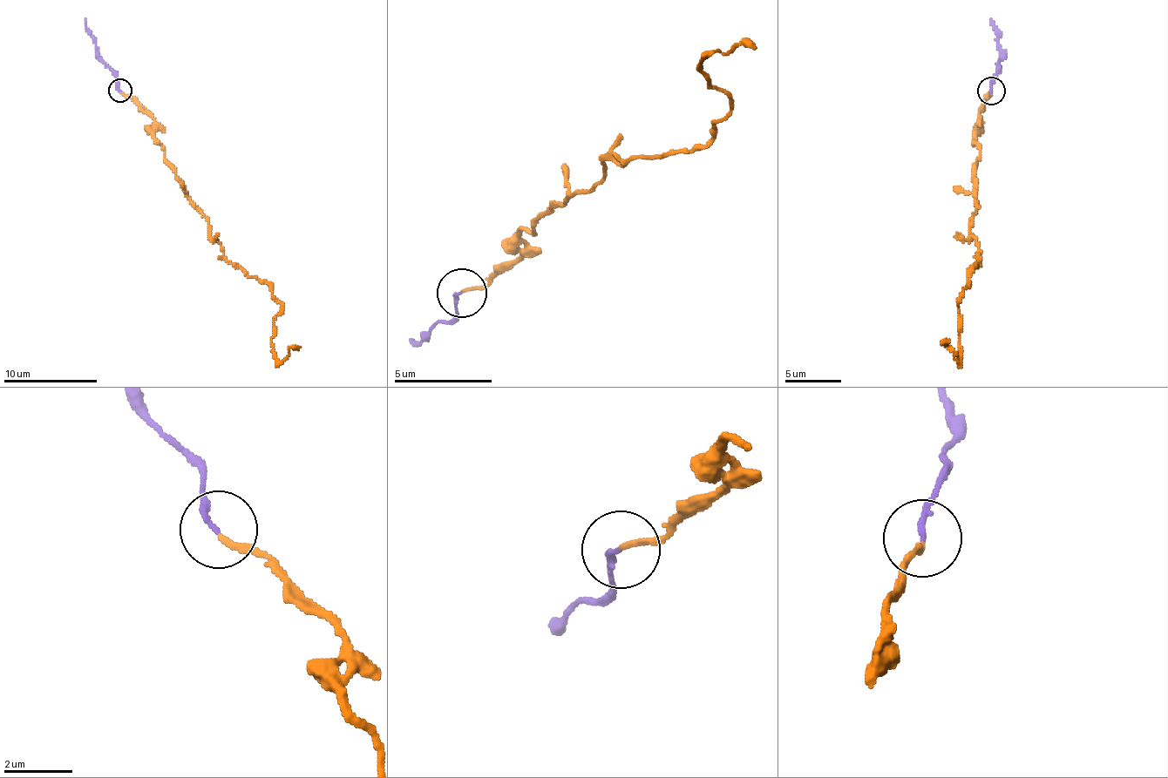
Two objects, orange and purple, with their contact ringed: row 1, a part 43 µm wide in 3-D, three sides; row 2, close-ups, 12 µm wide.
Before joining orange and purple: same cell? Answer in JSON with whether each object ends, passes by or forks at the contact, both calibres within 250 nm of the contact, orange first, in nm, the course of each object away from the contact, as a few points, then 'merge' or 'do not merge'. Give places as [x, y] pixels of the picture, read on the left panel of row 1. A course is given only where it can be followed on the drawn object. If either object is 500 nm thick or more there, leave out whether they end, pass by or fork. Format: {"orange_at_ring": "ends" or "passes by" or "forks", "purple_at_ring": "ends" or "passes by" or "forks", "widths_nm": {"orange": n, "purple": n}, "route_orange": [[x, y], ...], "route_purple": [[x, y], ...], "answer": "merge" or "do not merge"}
{"orange_at_ring": "ends", "purple_at_ring": "ends", "widths_nm": {"orange": 160, "purple": 150}, "route_orange": [[120, 91], [155, 120], [166, 164], [223, 257], [270, 286], [281, 303], [274, 355], [282, 361], [300, 347]], "route_purple": [[120, 91], [114, 71], [101, 59], [85, 18]], "answer": "do not merge"}

